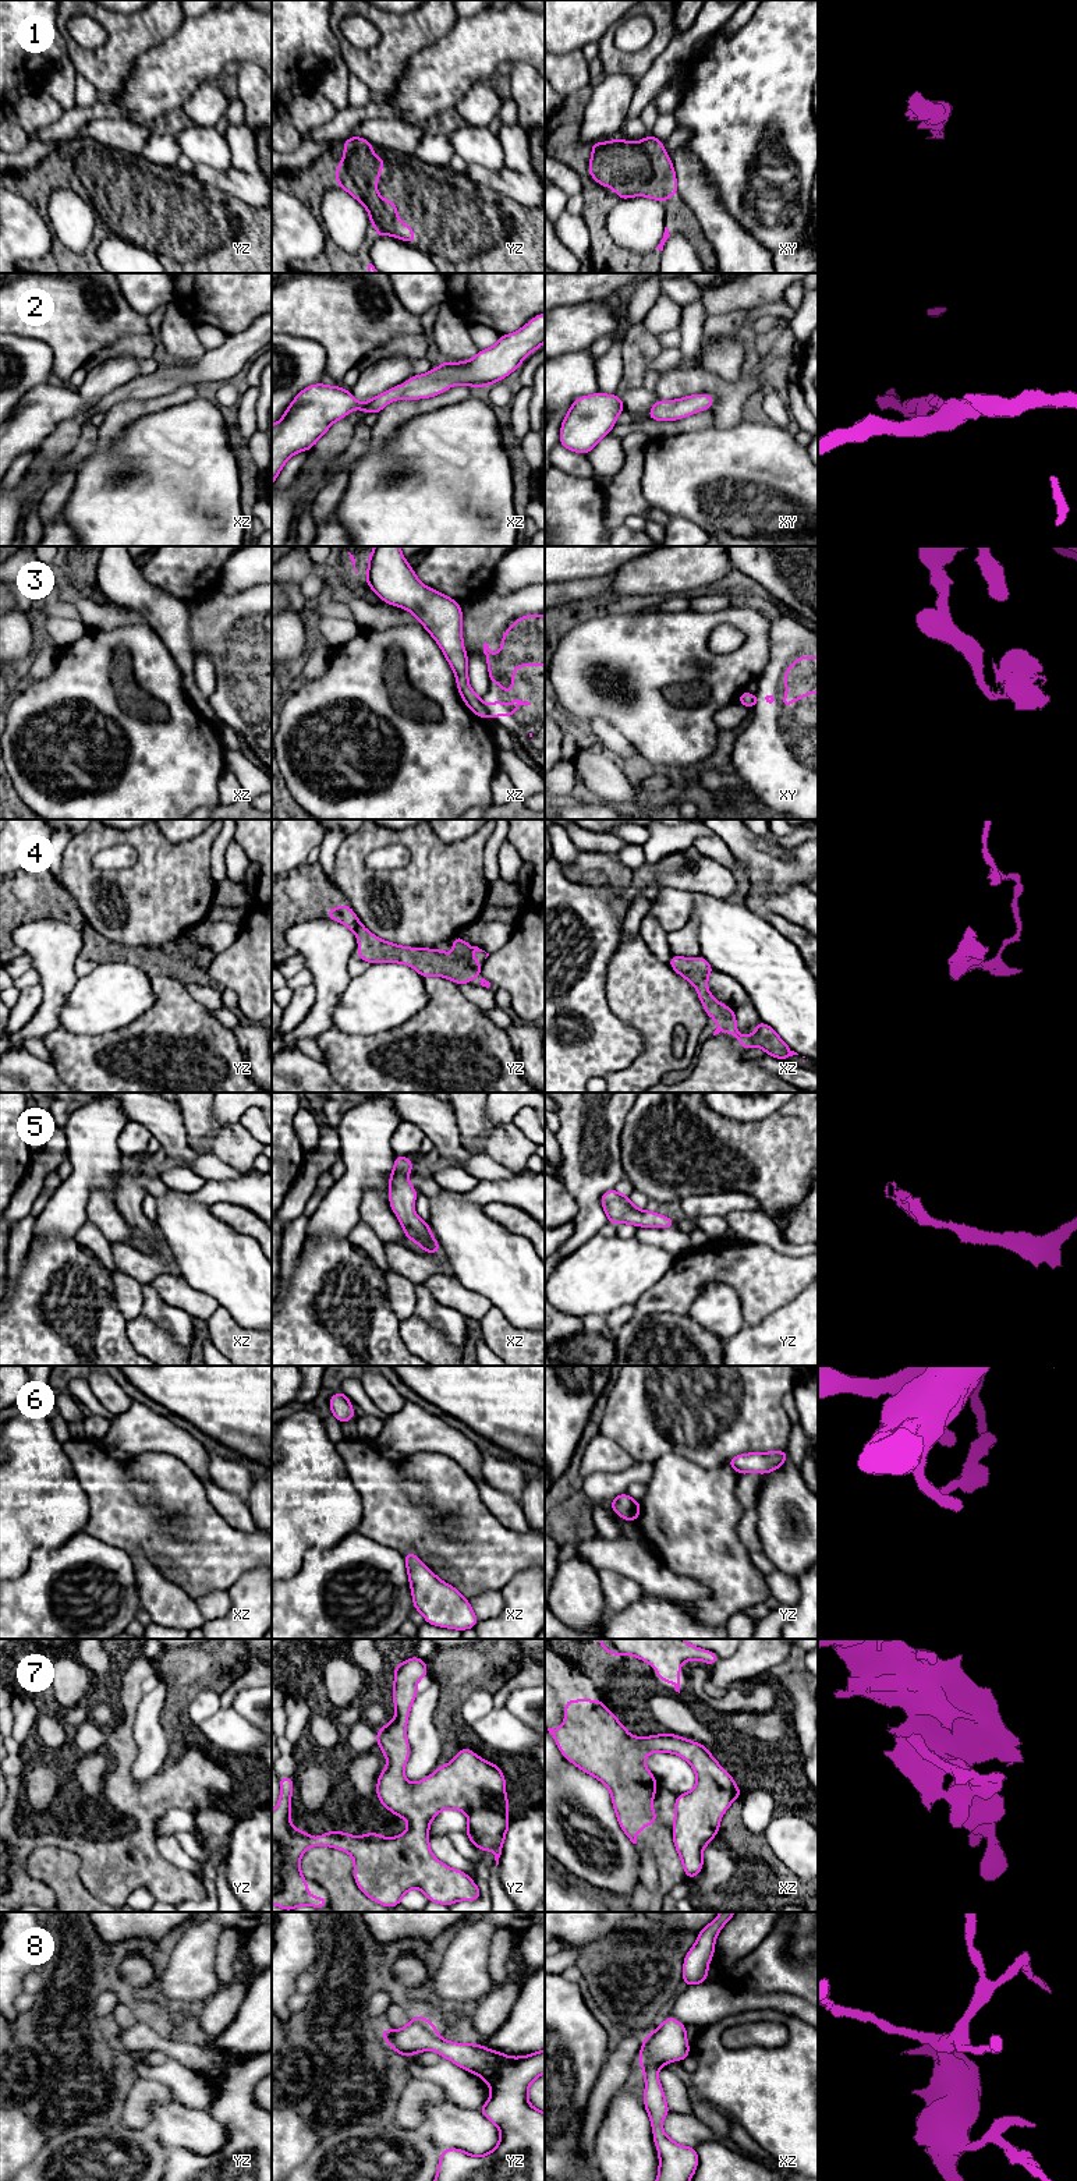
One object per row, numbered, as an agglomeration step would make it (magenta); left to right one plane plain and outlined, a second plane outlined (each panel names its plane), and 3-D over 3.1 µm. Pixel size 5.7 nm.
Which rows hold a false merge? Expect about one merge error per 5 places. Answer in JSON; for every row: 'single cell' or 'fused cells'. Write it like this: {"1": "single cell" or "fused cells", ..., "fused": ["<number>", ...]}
{"1": "single cell", "2": "single cell", "3": "fused cells", "4": "single cell", "5": "single cell", "6": "single cell", "7": "single cell", "8": "single cell", "fused": ["3"]}

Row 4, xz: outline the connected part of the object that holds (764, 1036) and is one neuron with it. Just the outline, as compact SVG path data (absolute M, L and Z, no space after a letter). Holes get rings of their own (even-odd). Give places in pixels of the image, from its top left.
M672 955L669 966L690 981L698 992L698 998L706 1012L706 1015L718 1022L718 1028L713 1035L720 1031L727 1031L736 1037L740 1045L748 1051L754 1045L761 1047L766 1055L777 1059L787 1059L793 1055L798 1055L791 1051L786 1042L762 1020L758 1022L752 1035L747 1037L737 1031L736 1013L725 1003L719 1003L715 996L706 989L708 976L715 970L706 959L697 956L692 959Z

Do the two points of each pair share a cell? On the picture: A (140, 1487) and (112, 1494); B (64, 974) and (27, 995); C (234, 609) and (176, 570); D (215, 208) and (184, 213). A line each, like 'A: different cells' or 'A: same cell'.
A: different cells
B: different cells
C: different cells
D: same cell

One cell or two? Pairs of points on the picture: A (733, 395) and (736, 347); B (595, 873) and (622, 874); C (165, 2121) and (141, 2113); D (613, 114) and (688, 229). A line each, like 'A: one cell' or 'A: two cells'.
A: two cells
B: one cell
C: two cells
D: two cells

